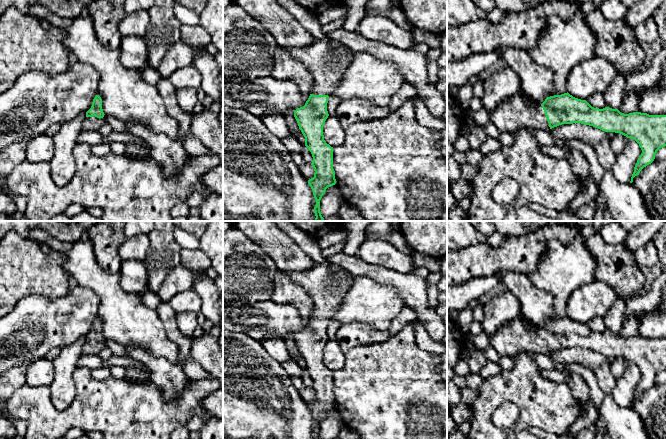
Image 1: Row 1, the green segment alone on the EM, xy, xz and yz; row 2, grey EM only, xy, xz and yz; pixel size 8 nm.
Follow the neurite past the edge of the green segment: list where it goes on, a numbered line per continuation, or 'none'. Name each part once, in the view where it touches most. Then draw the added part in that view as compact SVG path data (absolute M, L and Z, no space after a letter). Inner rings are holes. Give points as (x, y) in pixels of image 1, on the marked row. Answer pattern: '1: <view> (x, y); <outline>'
1: yz (514, 113); M521 92L503 100L492 110L491 123L501 132L514 134L522 128L549 131L541 105L532 105Z

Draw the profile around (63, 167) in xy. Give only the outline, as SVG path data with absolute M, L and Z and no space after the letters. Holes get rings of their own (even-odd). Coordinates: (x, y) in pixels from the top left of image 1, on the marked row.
M82 113L73 120L62 124L58 132L52 137L54 155L49 164L51 177L59 187L67 185L77 170L73 154L78 137L83 130L82 123L85 117L86 113Z

